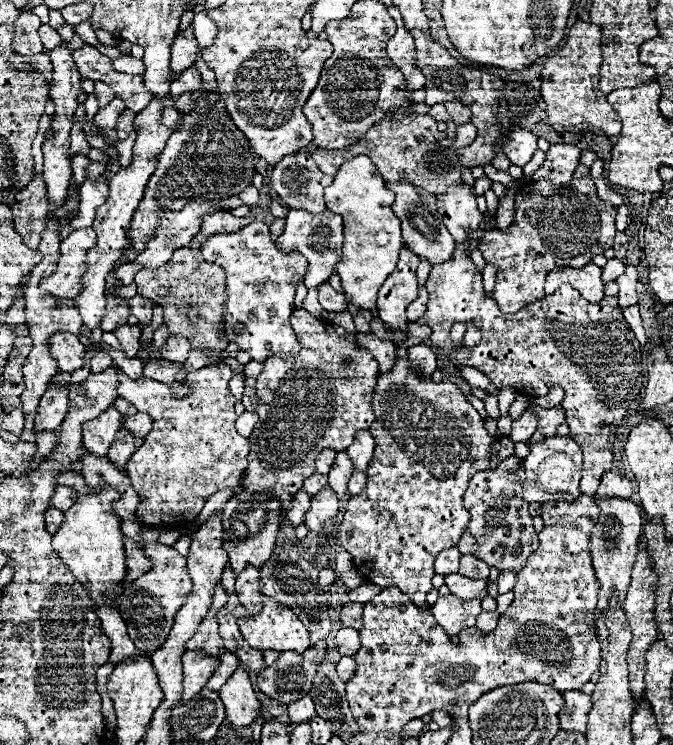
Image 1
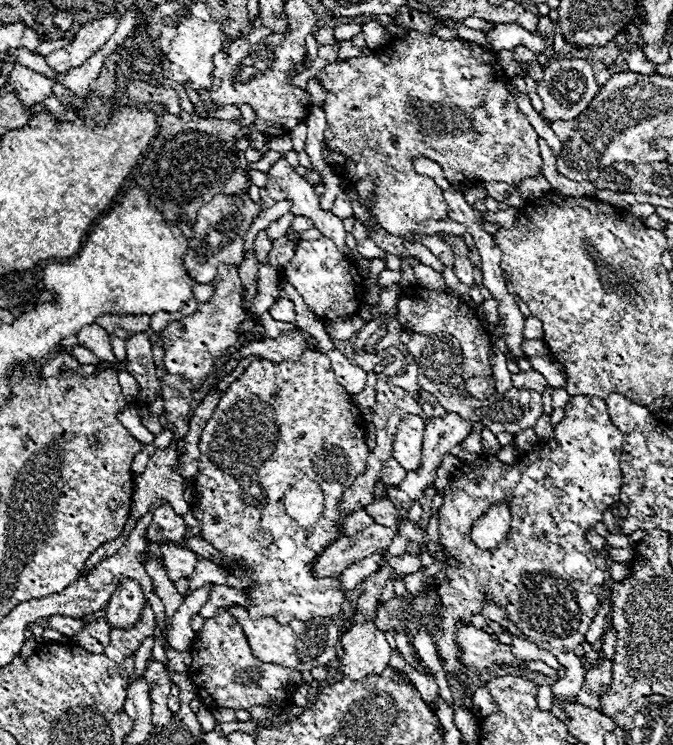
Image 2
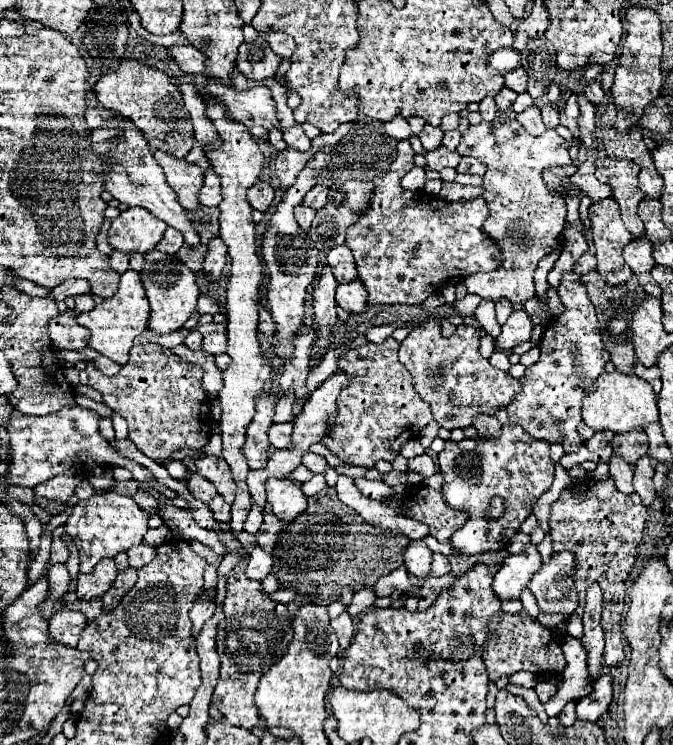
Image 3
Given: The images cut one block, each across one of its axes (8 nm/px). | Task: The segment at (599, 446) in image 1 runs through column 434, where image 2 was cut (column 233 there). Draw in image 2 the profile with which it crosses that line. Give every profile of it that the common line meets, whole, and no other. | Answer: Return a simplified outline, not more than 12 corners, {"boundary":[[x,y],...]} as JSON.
{"boundary":[[238,266],[160,332],[166,370],[204,384],[246,320]]}

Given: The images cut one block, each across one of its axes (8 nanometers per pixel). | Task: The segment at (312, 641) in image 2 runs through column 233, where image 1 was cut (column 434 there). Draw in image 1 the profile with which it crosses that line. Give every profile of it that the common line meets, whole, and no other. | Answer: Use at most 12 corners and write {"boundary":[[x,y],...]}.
{"boundary":[[438,598],[432,614],[446,634],[474,626],[482,598]]}

